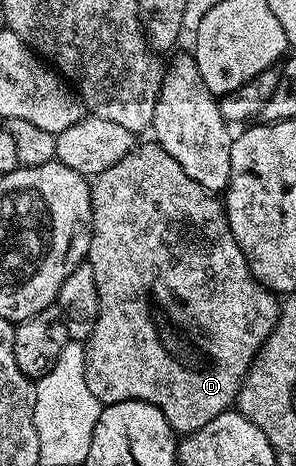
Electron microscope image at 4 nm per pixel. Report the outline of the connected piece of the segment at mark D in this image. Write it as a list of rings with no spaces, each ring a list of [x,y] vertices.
[[[150,142],[142,148],[141,145],[134,147],[133,151],[115,166],[111,166],[103,174],[95,177],[89,193],[93,207],[93,223],[91,235],[88,237],[90,240],[87,263],[95,274],[95,286],[99,290],[99,318],[95,322],[95,330],[91,330],[85,344],[87,386],[103,406],[128,400],[142,400],[161,411],[174,432],[188,434],[199,430],[207,426],[211,418],[230,411],[236,405],[237,396],[241,392],[241,386],[245,383],[249,369],[253,367],[261,347],[273,332],[273,327],[277,325],[278,297],[263,287],[251,274],[247,258],[243,250],[239,250],[239,242],[235,242],[235,234],[231,234],[231,226],[225,216],[222,201],[214,193],[203,190],[203,186],[199,186],[195,178],[187,178],[183,166],[179,166],[179,162],[175,162],[175,158],[171,158],[171,154],[167,154],[167,150],[163,150],[160,144]]]

